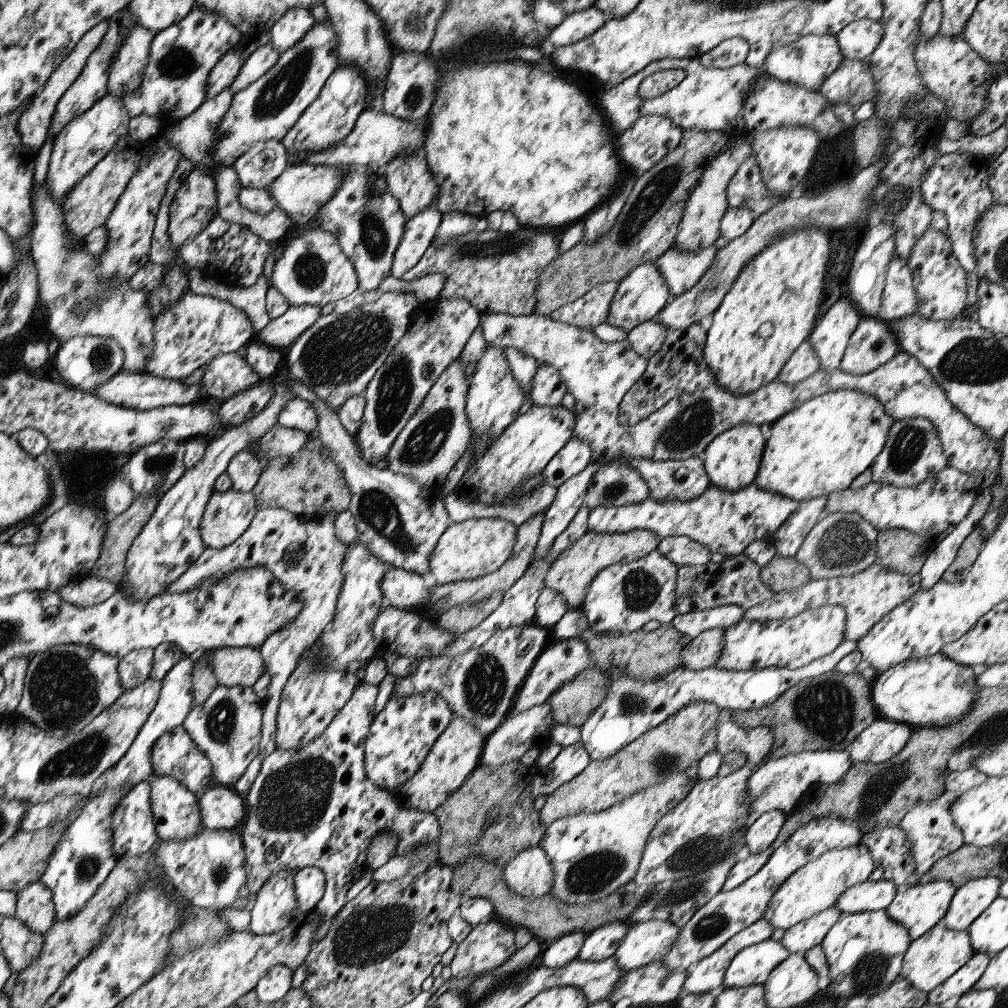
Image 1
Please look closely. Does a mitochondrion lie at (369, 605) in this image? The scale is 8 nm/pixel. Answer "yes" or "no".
no

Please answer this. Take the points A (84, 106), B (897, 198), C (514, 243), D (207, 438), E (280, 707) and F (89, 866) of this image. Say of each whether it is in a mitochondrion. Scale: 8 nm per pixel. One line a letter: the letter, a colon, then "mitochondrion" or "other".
A: other
B: mitochondrion
C: mitochondrion
D: other
E: other
F: mitochondrion

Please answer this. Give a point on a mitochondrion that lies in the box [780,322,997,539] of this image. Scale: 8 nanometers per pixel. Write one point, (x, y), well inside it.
(910, 442)

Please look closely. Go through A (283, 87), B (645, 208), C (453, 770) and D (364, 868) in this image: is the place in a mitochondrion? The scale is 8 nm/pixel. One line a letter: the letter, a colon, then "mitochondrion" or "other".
A: mitochondrion
B: mitochondrion
C: other
D: other

